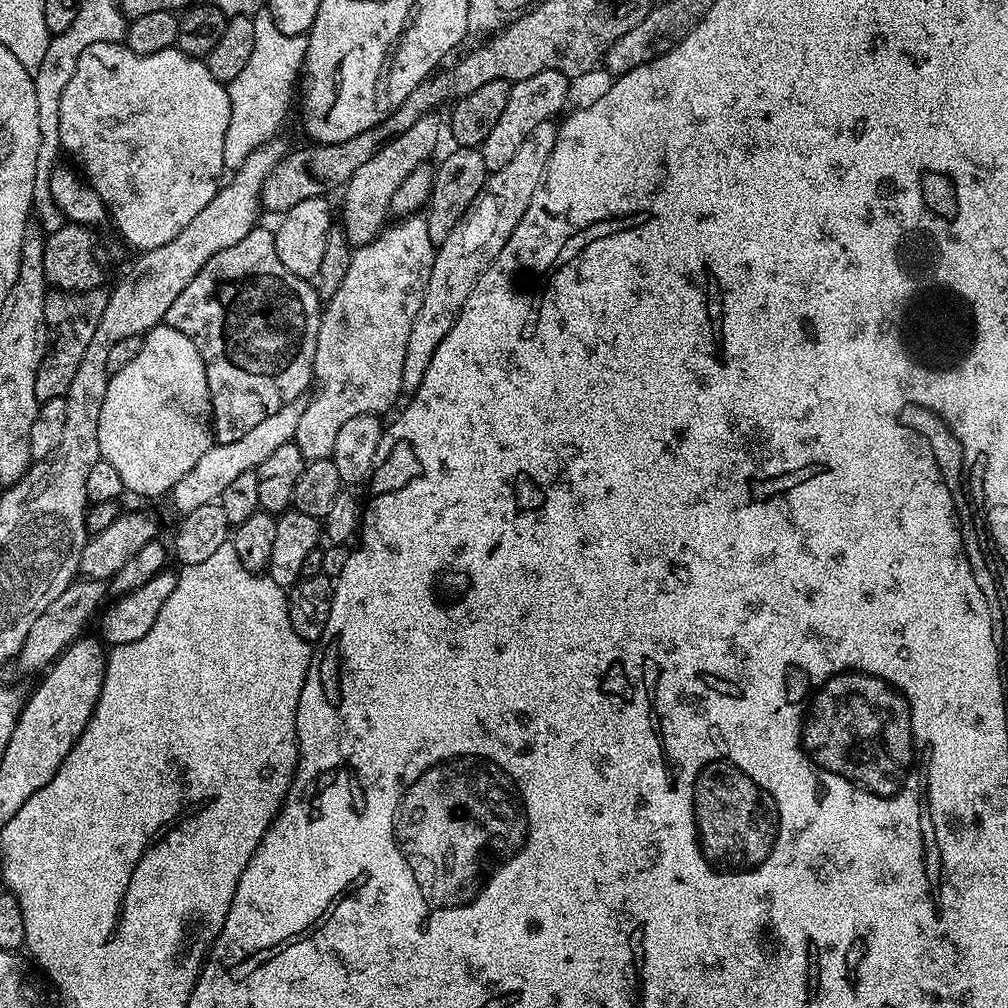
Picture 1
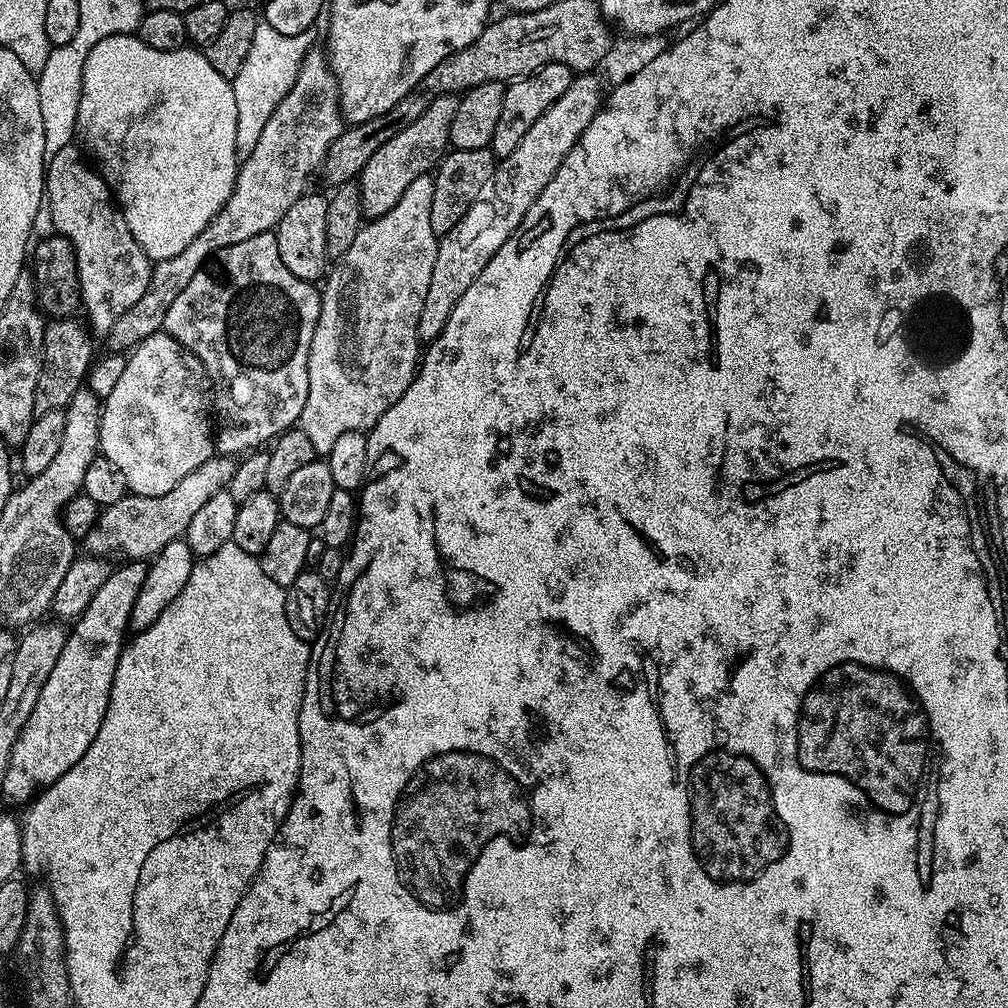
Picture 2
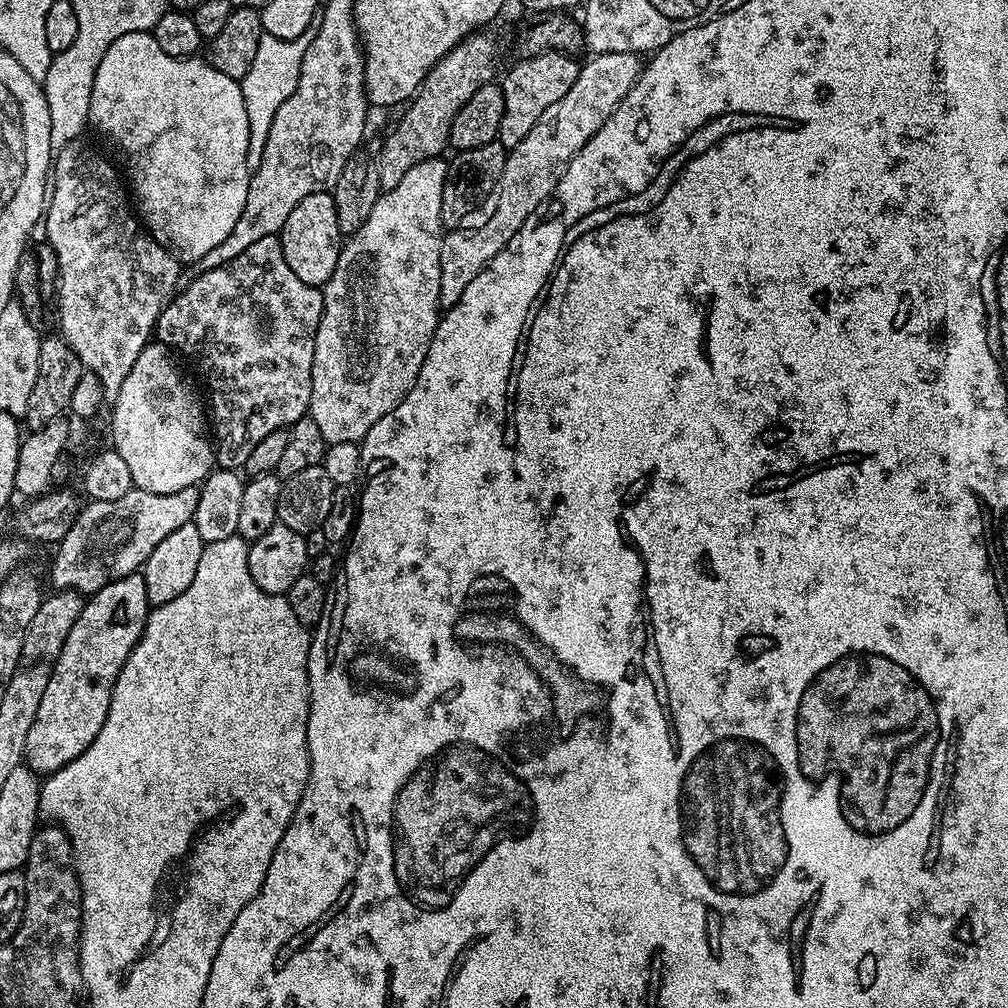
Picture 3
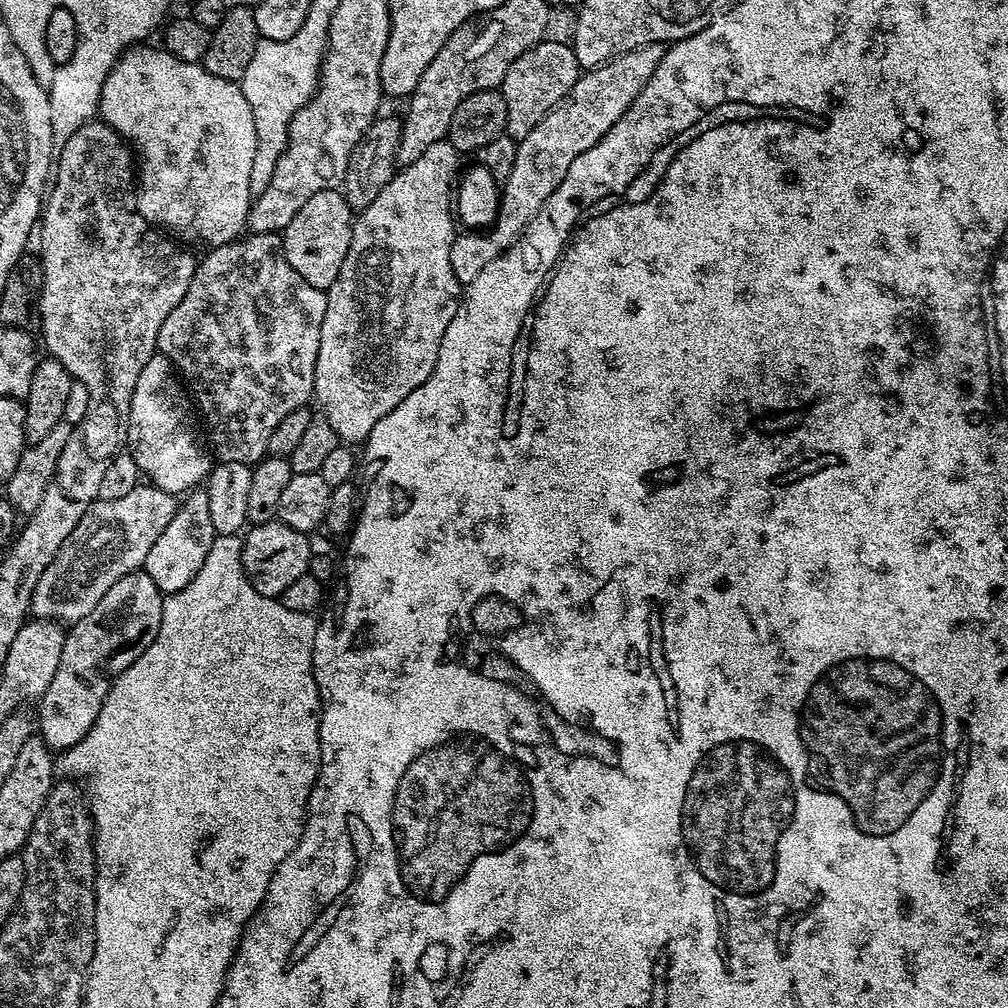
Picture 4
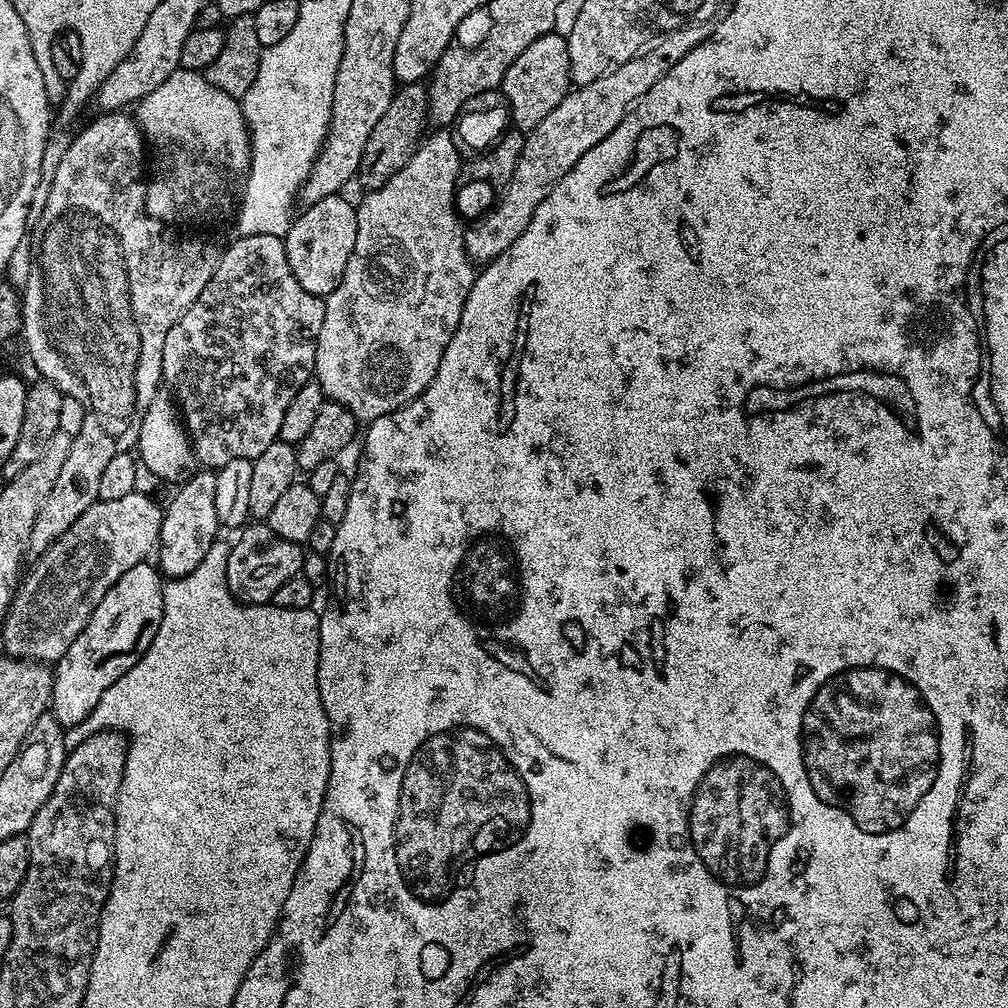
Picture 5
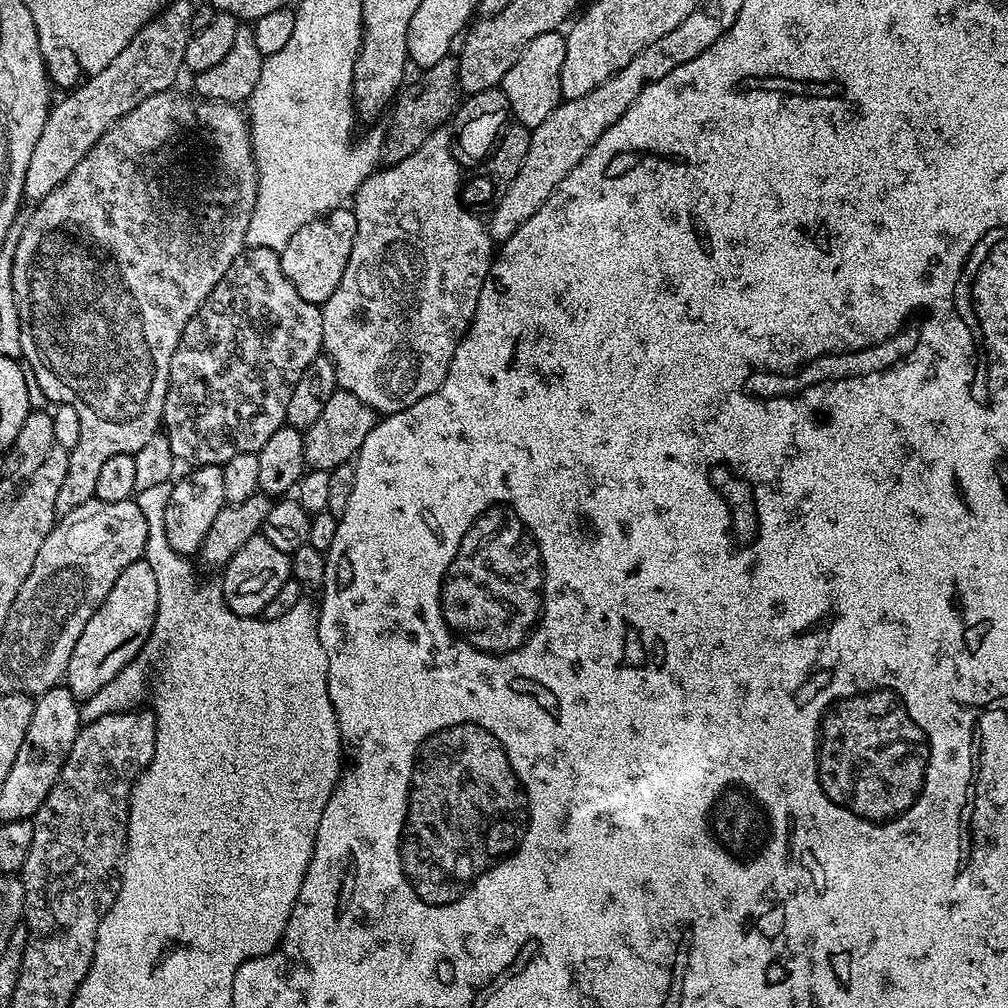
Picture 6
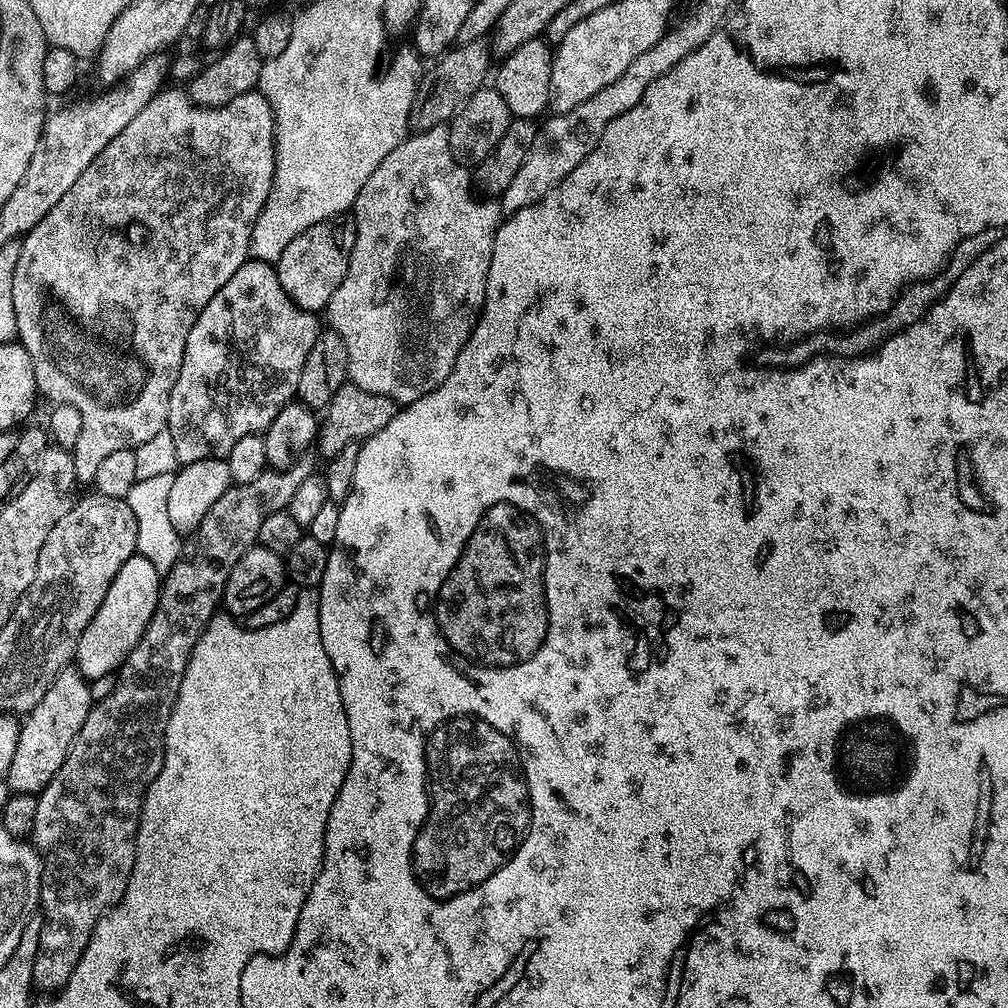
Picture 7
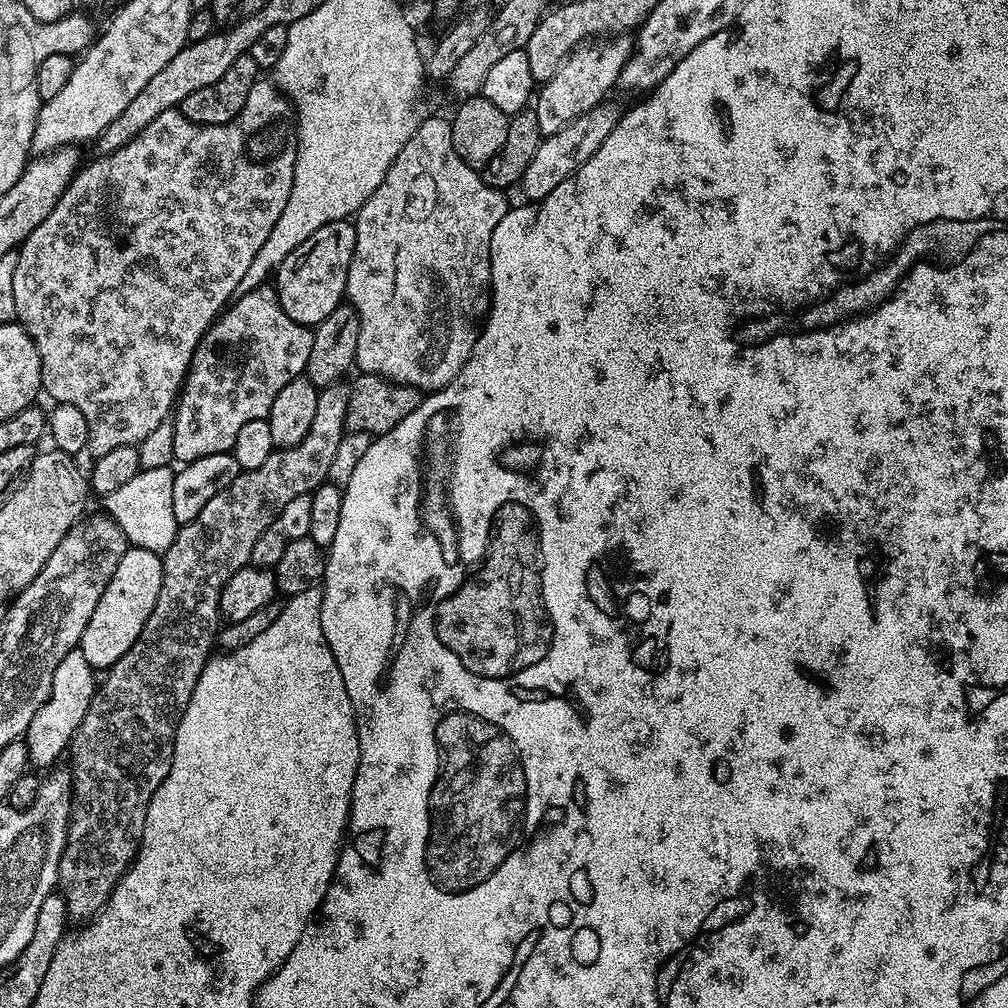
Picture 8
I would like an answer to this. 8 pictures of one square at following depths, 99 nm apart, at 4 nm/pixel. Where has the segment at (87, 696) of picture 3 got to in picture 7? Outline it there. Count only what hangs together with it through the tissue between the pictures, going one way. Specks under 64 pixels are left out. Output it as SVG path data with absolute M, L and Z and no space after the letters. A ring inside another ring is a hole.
M137 554L122 562L122 570L114 574L114 582L110 582L110 590L106 590L102 606L98 606L98 614L90 618L90 626L82 630L82 638L76 647L74 664L85 680L95 682L112 671L113 675L123 665L124 659L132 653L148 629L150 618L160 601L161 587L162 573L145 556Z

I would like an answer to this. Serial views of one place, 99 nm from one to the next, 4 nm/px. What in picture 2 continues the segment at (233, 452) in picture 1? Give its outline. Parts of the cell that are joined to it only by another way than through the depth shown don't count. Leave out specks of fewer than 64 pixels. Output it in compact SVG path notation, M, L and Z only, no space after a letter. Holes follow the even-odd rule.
M213 454L198 470L190 470L174 490L169 490L161 496L126 495L118 502L107 505L96 519L96 525L83 537L89 553L101 558L111 557L111 552L120 551L128 560L143 560L155 557L156 553L168 545L171 540L181 539L187 526L193 521L194 514L201 509L202 504L211 496L227 489L234 460L231 456Z

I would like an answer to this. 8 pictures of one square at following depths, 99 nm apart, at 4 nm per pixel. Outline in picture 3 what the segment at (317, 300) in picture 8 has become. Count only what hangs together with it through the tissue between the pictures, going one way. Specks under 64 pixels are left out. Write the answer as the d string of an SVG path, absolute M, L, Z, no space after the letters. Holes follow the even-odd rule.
M325 190L306 194L298 206L294 206L290 218L278 233L282 254L286 258L286 266L302 278L302 282L323 286L334 274L334 266L338 266L340 249L342 247L342 233L338 226L338 210L334 210L334 198L331 191Z

